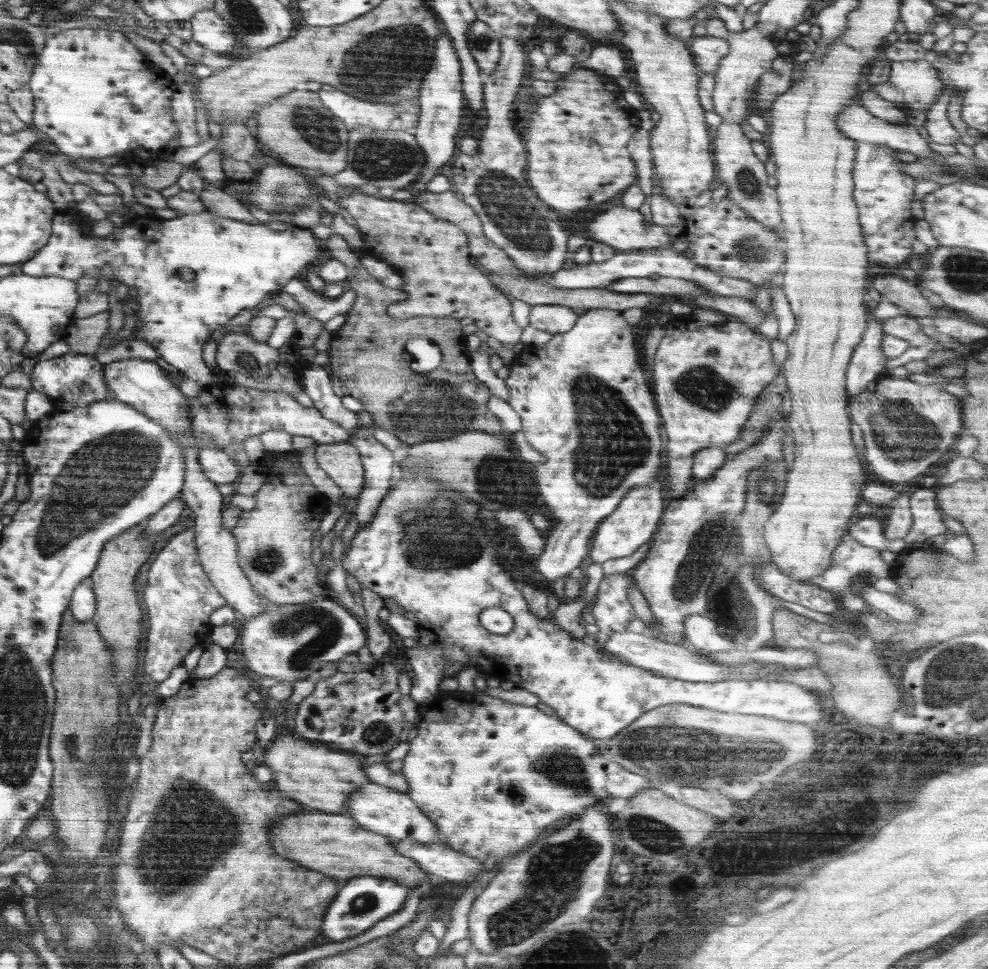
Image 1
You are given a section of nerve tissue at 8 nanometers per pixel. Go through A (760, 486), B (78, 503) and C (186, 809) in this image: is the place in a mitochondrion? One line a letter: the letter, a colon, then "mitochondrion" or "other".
A: mitochondrion
B: mitochondrion
C: mitochondrion

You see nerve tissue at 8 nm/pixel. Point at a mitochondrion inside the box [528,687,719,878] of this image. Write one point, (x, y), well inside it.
(562, 767)

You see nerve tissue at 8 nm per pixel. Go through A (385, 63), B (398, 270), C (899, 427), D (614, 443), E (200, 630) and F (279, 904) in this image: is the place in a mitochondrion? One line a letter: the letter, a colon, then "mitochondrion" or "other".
A: mitochondrion
B: other
C: mitochondrion
D: mitochondrion
E: other
F: other

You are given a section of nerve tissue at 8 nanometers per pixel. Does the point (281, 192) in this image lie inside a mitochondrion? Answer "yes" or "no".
yes

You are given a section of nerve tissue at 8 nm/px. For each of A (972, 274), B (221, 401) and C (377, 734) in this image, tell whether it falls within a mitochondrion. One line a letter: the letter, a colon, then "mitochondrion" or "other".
A: mitochondrion
B: other
C: mitochondrion

